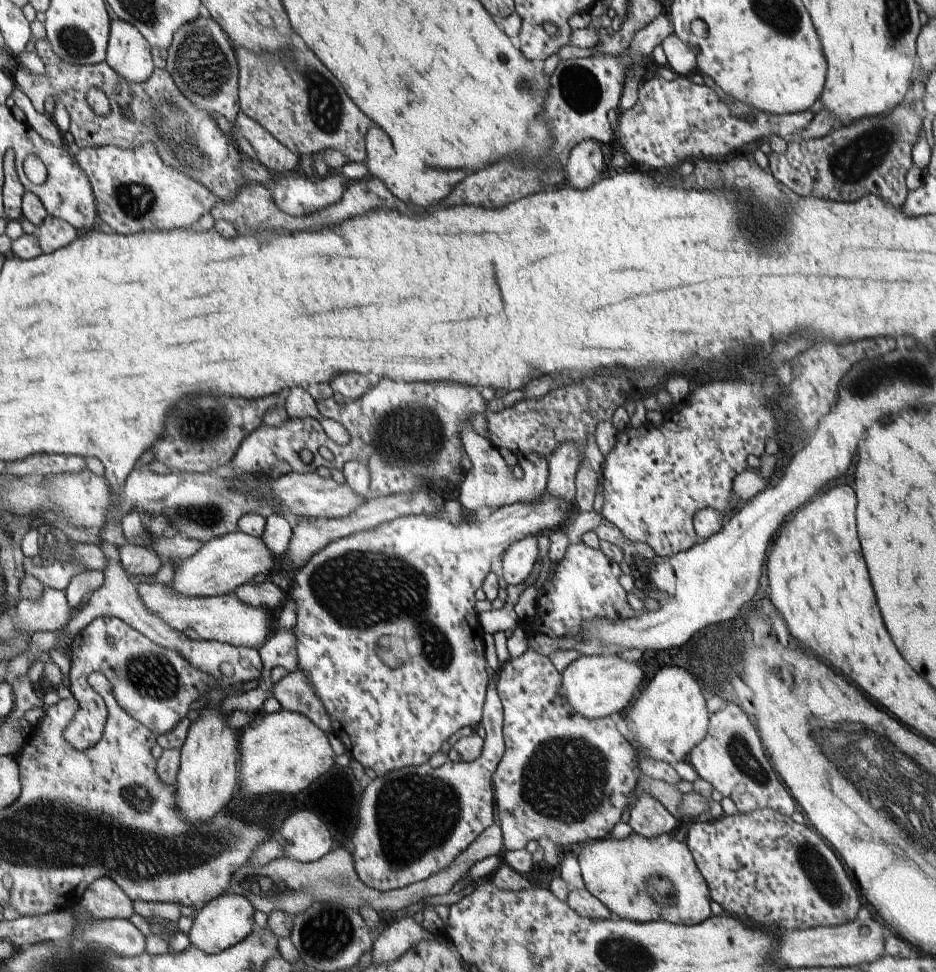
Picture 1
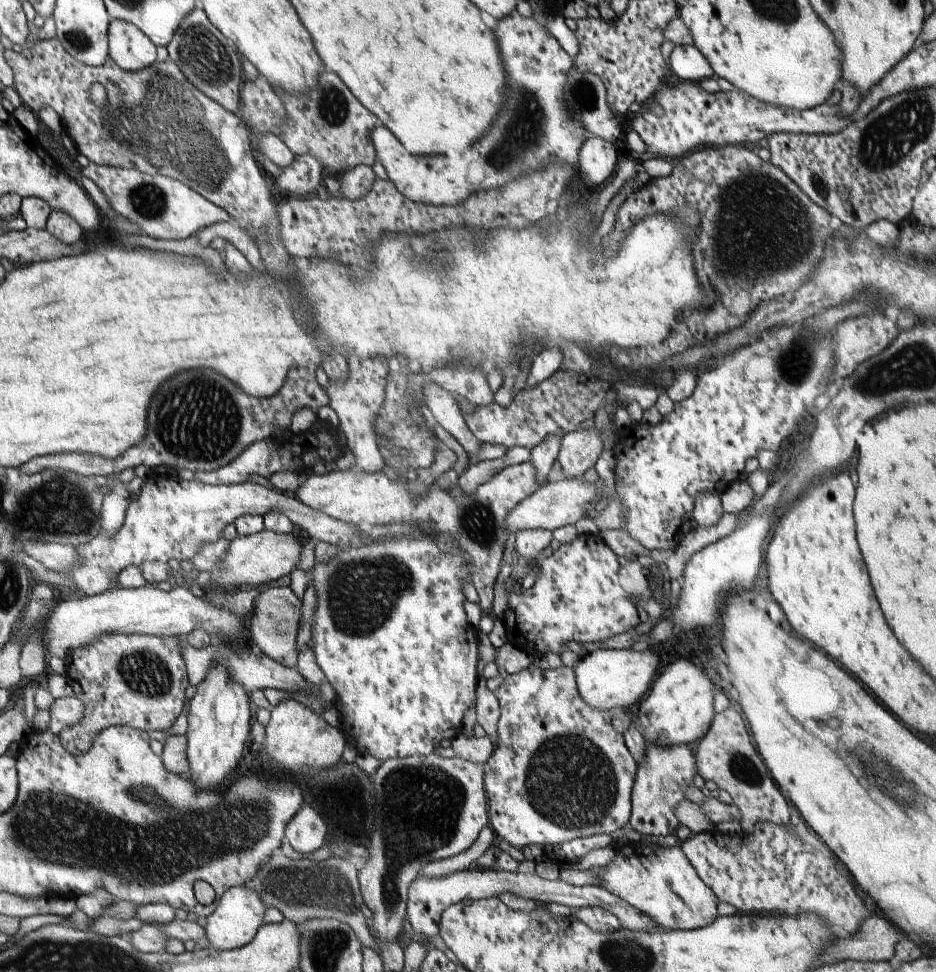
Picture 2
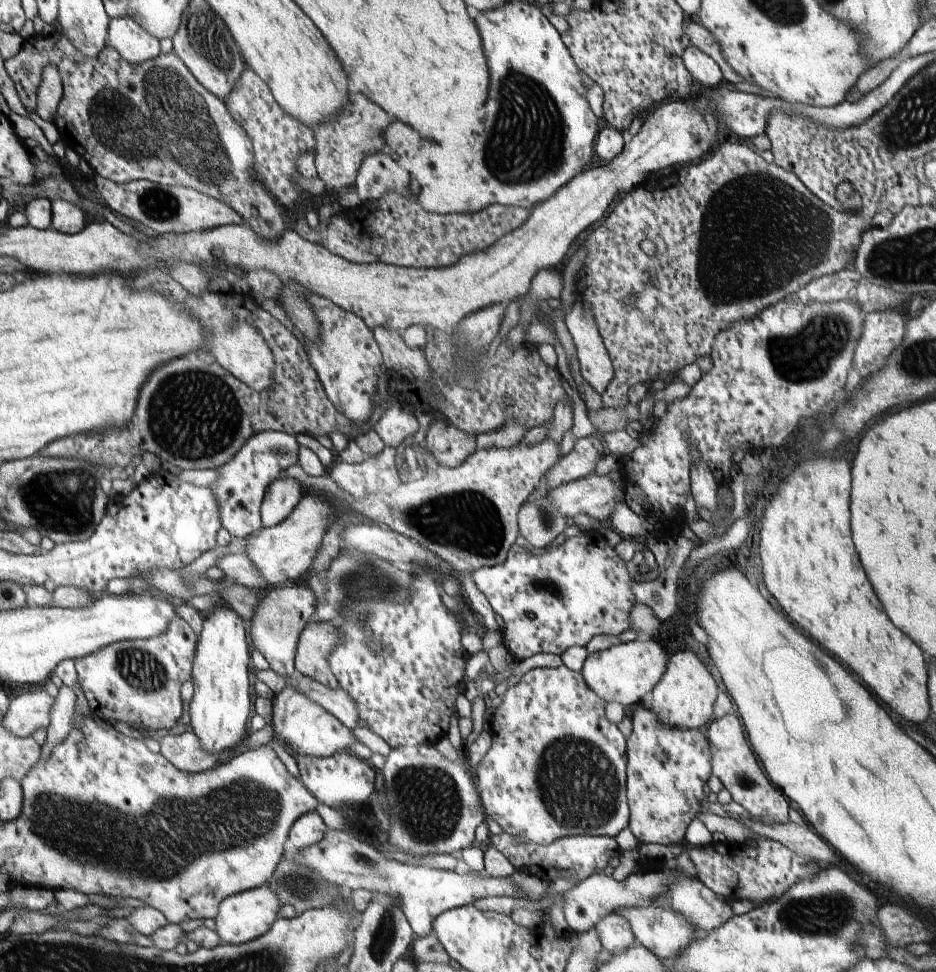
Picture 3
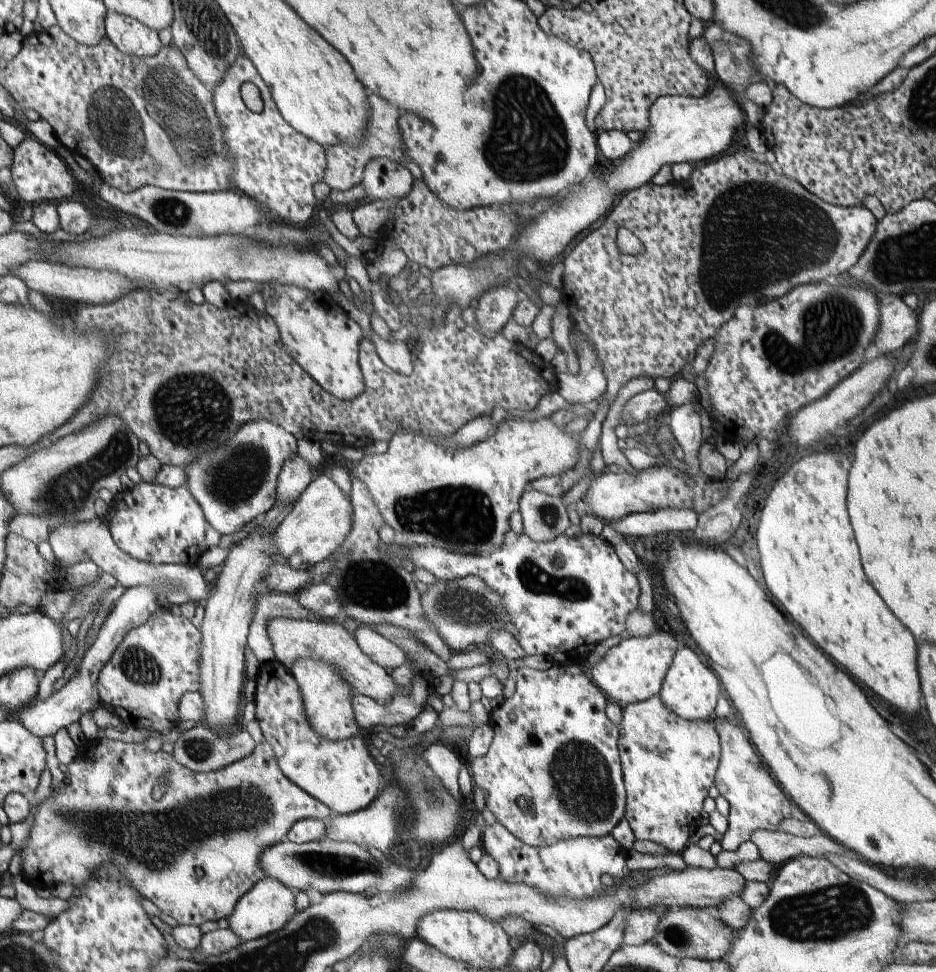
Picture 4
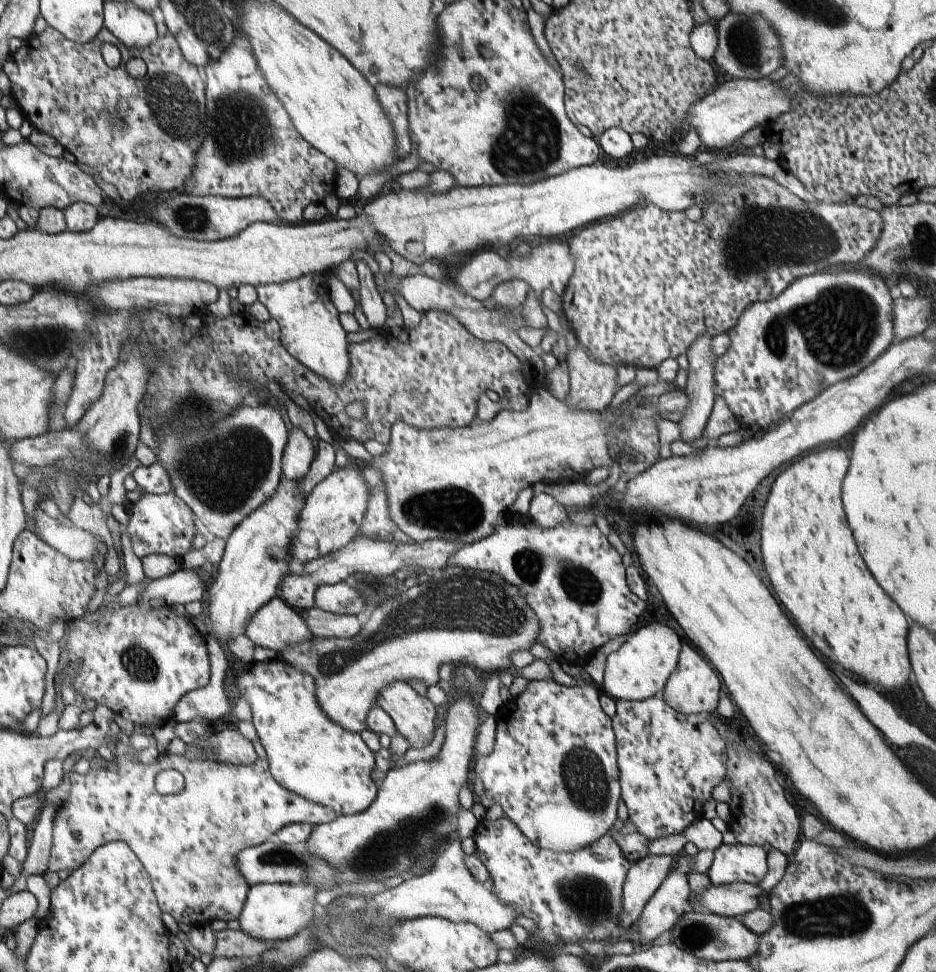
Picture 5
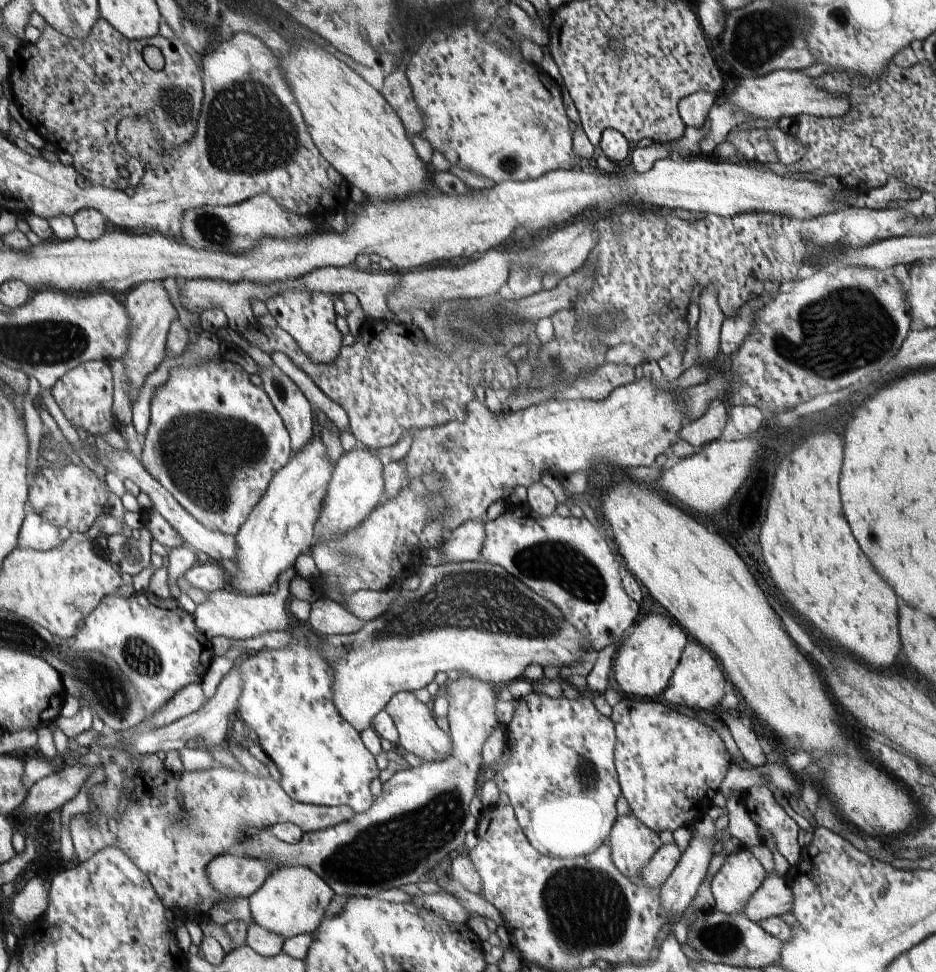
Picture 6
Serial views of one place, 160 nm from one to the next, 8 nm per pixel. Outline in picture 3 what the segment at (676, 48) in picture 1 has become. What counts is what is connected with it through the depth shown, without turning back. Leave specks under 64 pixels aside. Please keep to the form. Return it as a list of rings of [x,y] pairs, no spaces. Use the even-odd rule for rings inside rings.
[[[689,45],[683,51],[682,62],[700,88],[717,88],[724,83],[718,64],[696,46]]]

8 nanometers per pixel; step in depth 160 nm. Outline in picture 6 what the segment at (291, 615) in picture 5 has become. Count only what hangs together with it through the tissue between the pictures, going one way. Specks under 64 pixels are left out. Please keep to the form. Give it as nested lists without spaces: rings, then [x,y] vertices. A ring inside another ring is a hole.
[[[288,568],[280,574],[277,581],[279,588],[275,593],[258,594],[258,596],[246,596],[232,590],[210,591],[206,600],[196,606],[193,616],[195,621],[200,620],[200,630],[208,636],[224,636],[232,640],[244,640],[256,638],[266,632],[288,631],[291,619],[288,616],[288,600],[292,598],[289,585],[297,577],[295,568]]]

